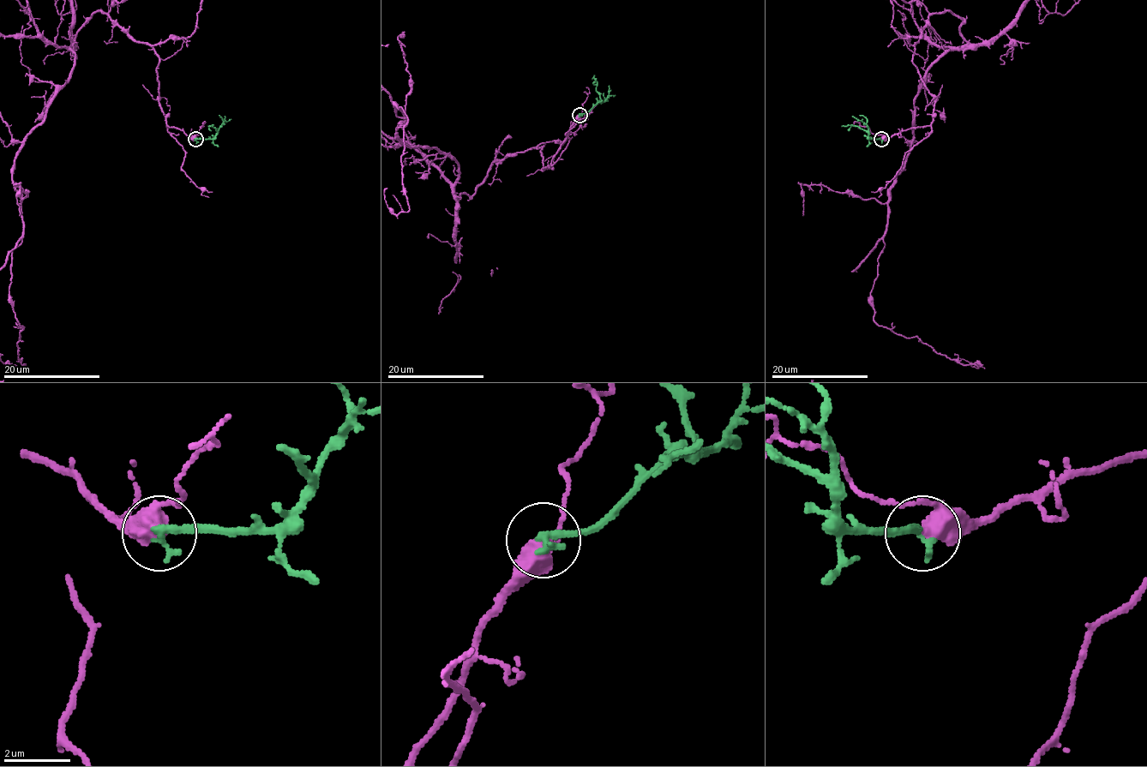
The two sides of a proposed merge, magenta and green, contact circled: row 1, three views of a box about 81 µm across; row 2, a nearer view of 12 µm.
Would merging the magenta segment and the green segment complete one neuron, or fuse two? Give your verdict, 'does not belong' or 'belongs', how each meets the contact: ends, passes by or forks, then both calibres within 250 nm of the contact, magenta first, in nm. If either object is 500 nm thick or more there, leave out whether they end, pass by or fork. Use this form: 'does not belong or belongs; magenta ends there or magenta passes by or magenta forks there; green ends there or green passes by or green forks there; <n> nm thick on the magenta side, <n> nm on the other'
does not belong; magenta passes by; green ends there; 460 nm thick on the magenta side, 300 nm on the other

